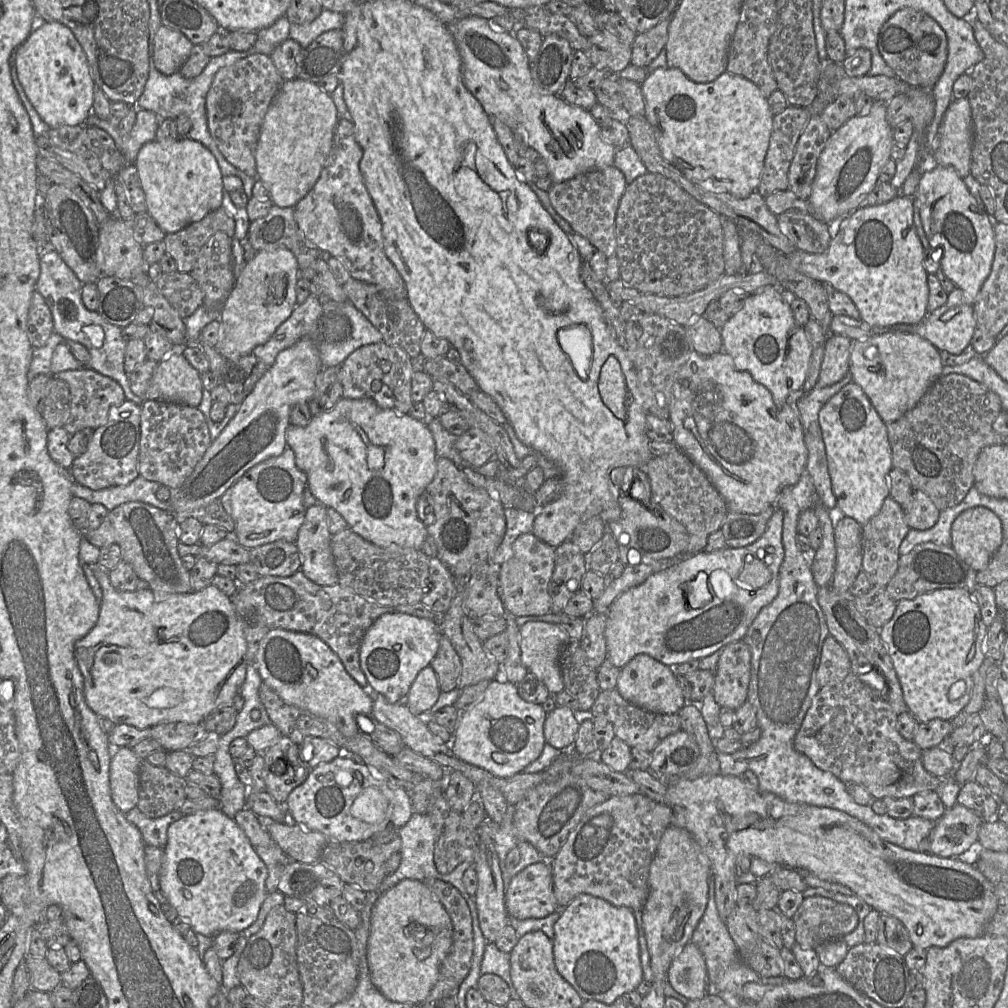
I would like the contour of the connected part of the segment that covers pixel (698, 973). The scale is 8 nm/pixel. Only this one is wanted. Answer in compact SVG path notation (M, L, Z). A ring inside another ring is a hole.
M688 942L674 957L667 980L676 992L689 1000L700 999L708 993L706 963L693 942Z

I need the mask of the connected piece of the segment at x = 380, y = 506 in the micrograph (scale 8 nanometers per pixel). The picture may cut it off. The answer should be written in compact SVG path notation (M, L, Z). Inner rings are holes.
M342 397L331 410L312 416L307 426L290 425L286 431L286 442L289 448L294 451L296 466L307 476L307 486L313 496L327 508L331 507L338 511L347 522L348 528L353 532L382 548L399 546L401 548L422 550L422 545L428 537L428 531L427 526L418 516L417 503L434 479L438 458L434 438L424 421L417 420L410 414L400 414L393 409L383 409L372 399L348 399Z

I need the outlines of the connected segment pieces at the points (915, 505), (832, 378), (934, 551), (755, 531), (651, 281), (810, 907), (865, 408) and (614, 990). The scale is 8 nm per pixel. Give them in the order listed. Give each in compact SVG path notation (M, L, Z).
M914 490L911 501L904 509L904 514L908 527L926 530L936 524L940 510L924 492Z
M838 334L827 336L820 374L815 387L831 386L848 373L851 345L852 340L846 336Z
M926 542L916 545L909 553L900 556L898 568L885 587L896 602L944 588L964 588L971 593L978 584L976 574L975 570L958 557L952 546Z
M769 506L758 514L728 511L720 527L726 546L741 548L758 540L764 533L774 509Z
M648 171L626 186L616 213L615 233L620 278L643 293L665 297L685 295L725 274L721 216L661 174Z
M821 896L804 898L792 919L796 942L814 950L826 941L843 938L858 925L858 915L851 906Z
M853 381L842 387L822 406L818 418L836 507L846 517L863 526L880 511L890 494L892 454L887 426L862 388Z
M579 894L566 907L558 909L560 917L554 924L553 956L560 975L585 1000L596 1000L610 1005L624 993L636 990L644 980L640 960L638 929L633 911L615 906L605 899L590 894Z

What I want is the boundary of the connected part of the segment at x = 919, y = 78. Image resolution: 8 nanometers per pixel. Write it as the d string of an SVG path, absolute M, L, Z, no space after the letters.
M905 7L896 11L881 27L878 50L902 82L915 88L932 89L947 61L947 38L941 26L926 13Z

